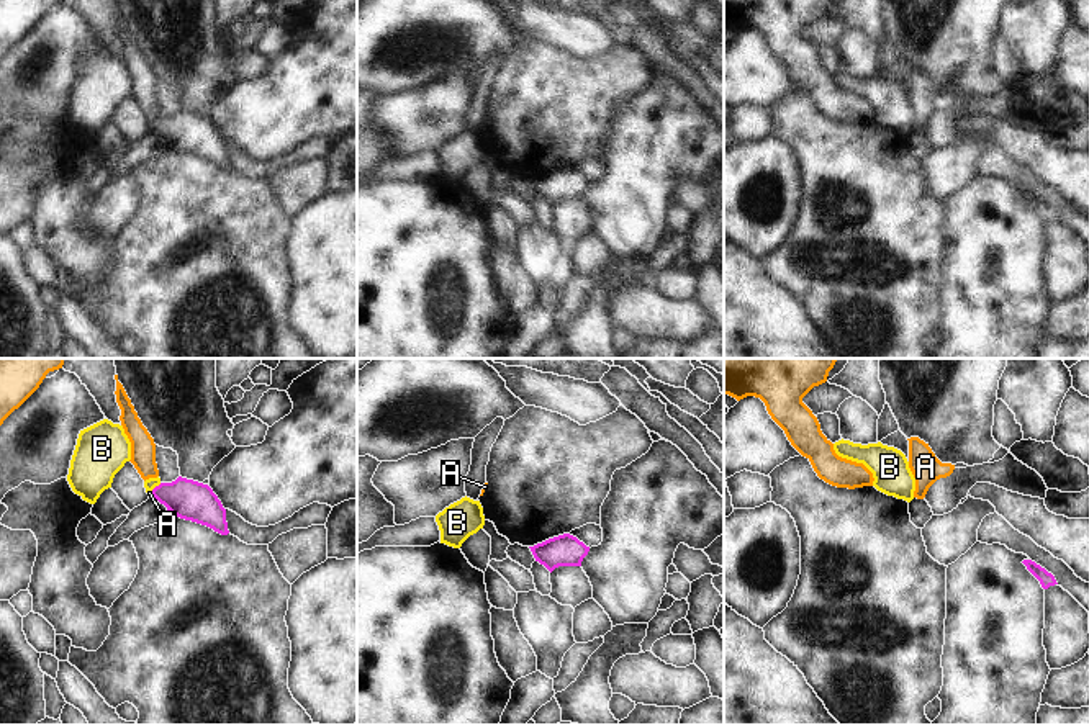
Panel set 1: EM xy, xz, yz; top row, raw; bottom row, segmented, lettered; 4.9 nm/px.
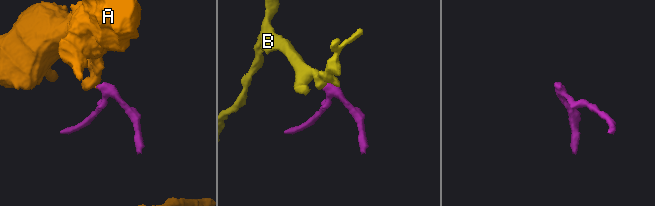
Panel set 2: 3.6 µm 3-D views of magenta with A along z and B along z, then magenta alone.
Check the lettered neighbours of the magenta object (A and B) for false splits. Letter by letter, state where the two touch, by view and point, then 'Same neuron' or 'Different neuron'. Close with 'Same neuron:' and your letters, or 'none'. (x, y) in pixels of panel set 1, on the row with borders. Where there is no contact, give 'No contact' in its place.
A: Touches magenta at xy (153, 495). Same neuron
B: Touches magenta at xy (156, 486). Different neuron
Same neuron: A

